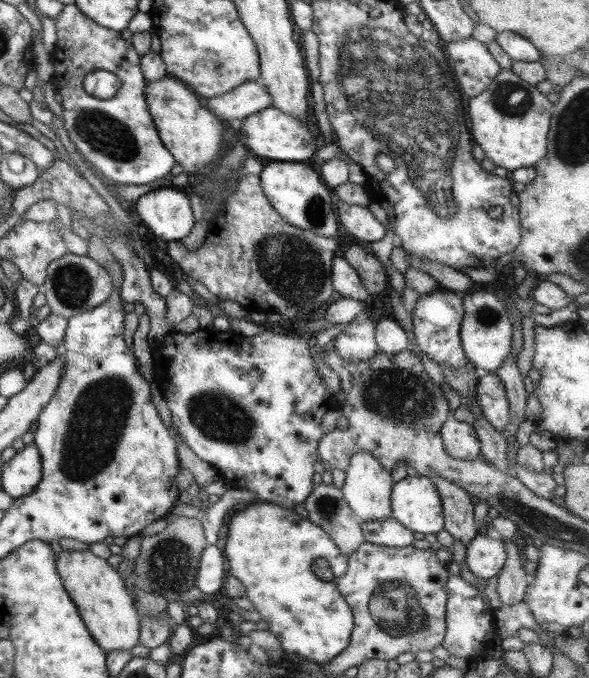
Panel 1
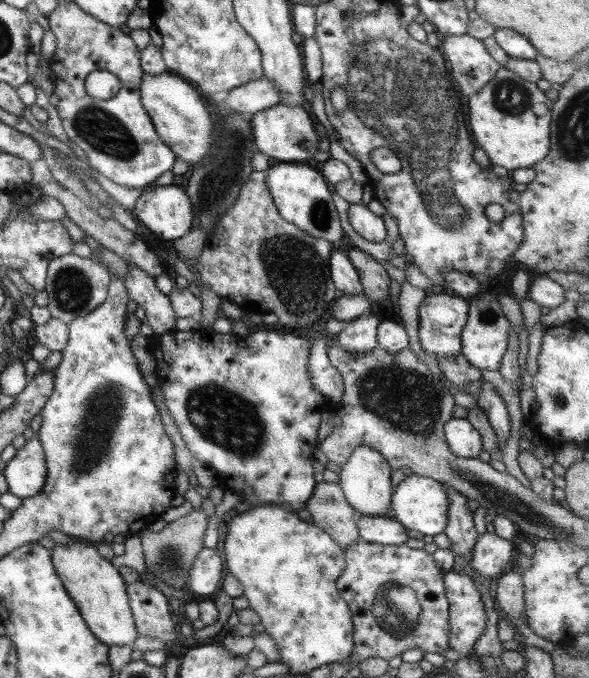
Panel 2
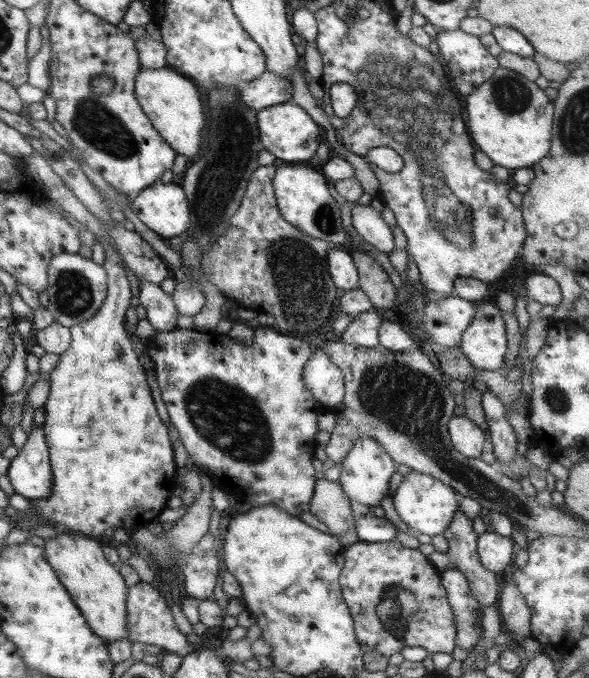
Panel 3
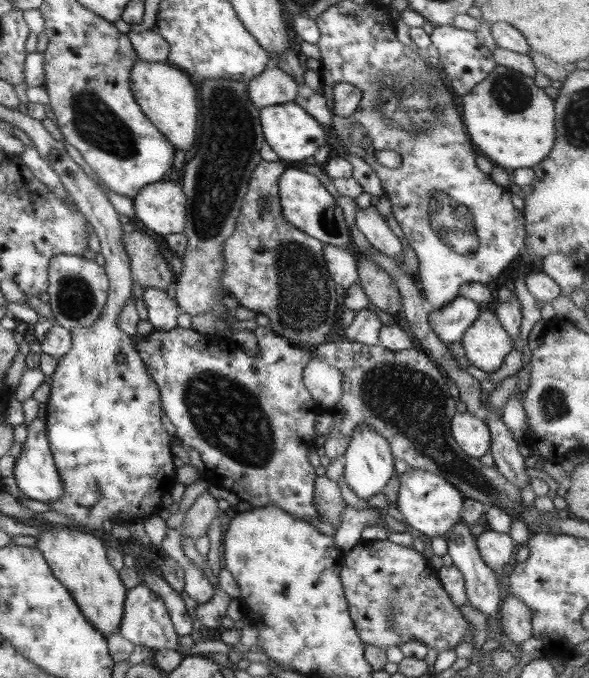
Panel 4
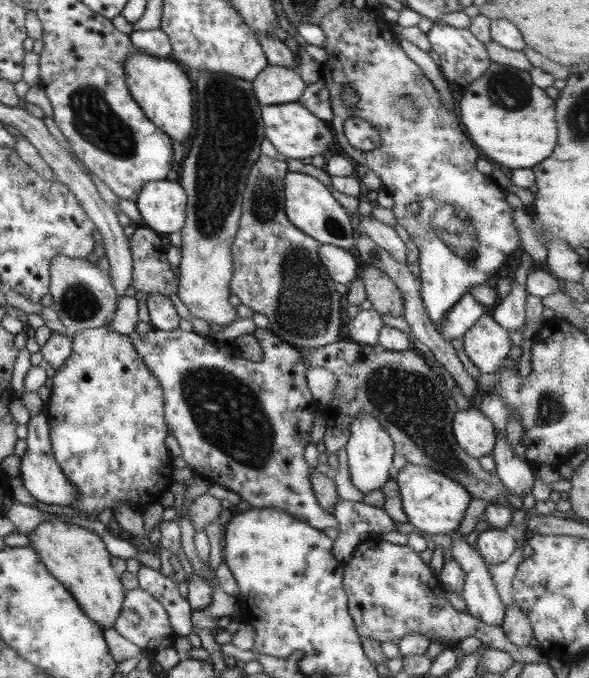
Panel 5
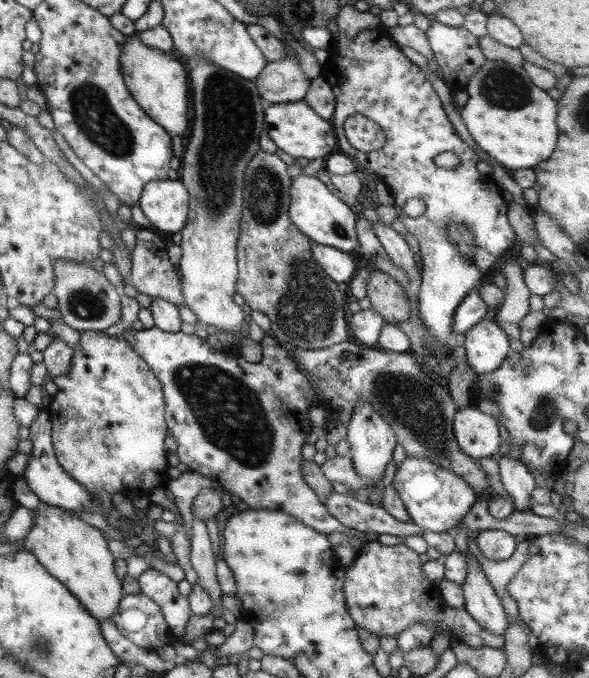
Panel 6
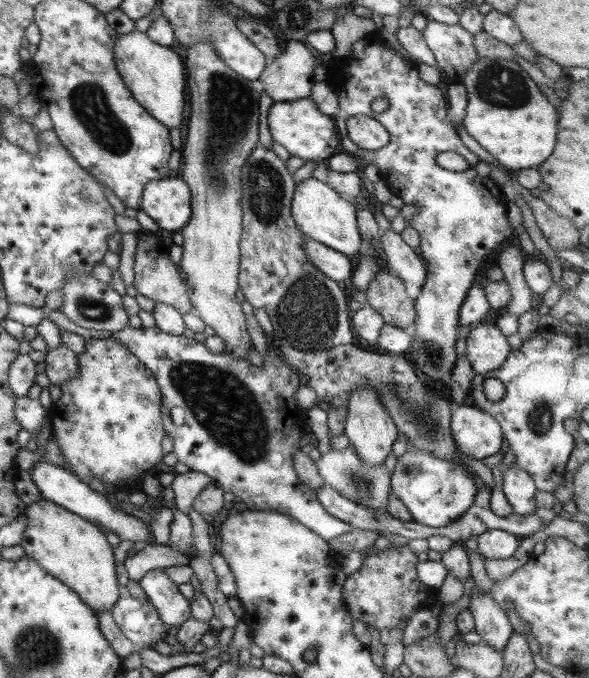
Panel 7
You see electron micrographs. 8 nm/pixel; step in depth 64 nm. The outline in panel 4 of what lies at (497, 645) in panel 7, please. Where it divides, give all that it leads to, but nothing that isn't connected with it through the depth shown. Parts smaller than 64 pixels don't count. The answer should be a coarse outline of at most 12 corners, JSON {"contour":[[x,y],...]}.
{"contour":[[462,519],[441,537],[468,604],[496,618],[501,592]]}

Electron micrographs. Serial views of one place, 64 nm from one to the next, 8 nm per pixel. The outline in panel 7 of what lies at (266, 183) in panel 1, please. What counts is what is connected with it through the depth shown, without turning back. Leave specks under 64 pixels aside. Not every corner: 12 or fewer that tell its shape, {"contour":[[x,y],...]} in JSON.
{"contour":[[309,177],[290,215],[305,237],[361,253],[351,199]]}

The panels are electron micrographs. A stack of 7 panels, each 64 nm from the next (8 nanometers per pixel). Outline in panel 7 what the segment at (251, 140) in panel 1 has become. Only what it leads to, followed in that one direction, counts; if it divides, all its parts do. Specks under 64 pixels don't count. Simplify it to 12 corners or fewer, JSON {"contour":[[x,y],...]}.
{"contour":[[309,97],[271,103],[272,140],[325,162],[340,151],[332,117]]}

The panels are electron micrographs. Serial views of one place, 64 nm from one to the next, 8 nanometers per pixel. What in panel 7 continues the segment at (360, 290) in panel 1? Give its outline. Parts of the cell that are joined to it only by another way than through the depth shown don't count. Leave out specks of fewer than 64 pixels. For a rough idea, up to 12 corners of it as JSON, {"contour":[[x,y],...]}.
{"contour":[[303,235],[309,262],[335,282],[352,275],[349,257]]}

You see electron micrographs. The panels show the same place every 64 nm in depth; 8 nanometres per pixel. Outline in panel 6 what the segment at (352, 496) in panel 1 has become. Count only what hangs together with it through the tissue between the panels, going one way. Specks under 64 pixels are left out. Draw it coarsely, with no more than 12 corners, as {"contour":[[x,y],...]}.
{"contour":[[367,403],[347,423],[348,457],[363,485],[383,477],[394,432]]}

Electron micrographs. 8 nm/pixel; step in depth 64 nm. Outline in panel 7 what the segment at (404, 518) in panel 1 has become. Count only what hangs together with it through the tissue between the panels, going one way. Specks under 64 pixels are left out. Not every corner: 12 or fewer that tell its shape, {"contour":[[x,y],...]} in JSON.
{"contour":[[409,448],[390,491],[411,521],[457,520],[479,484],[459,464]]}

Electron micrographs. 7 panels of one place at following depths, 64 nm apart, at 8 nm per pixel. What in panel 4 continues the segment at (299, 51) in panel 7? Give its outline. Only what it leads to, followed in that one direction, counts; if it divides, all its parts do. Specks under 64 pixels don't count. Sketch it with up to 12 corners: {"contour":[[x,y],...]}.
{"contour":[[277,66],[246,82],[257,108],[291,102],[296,82]]}

